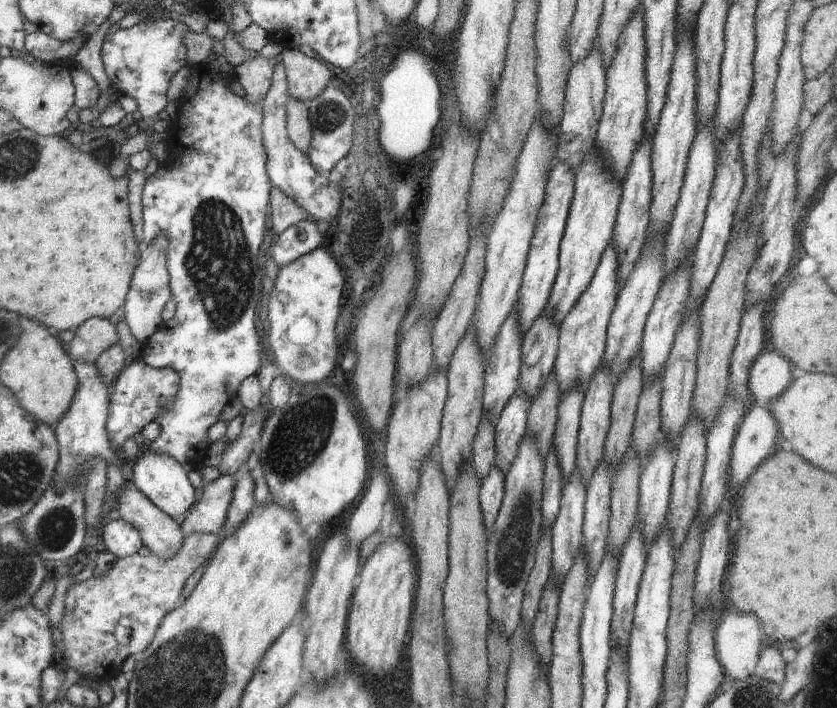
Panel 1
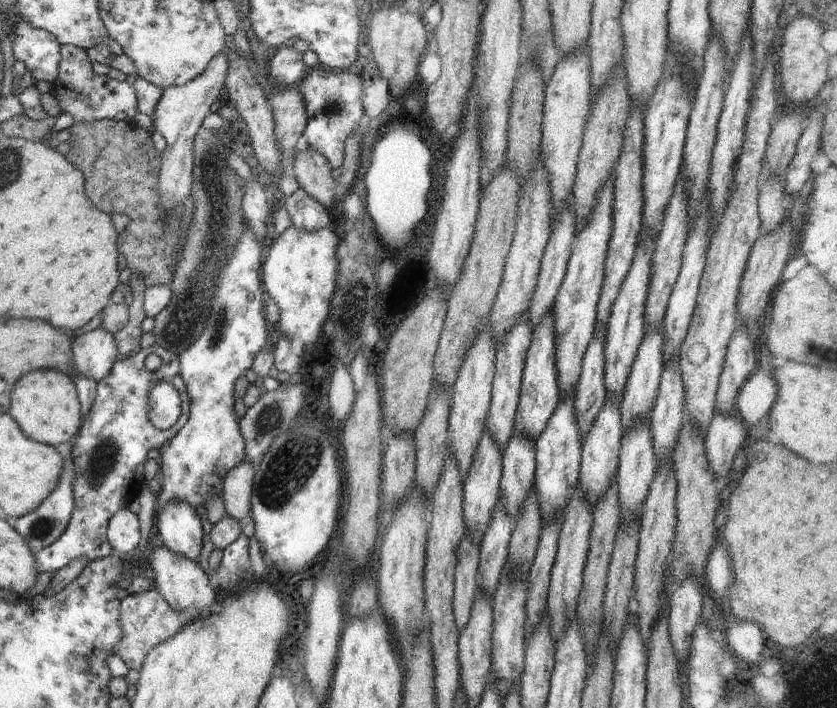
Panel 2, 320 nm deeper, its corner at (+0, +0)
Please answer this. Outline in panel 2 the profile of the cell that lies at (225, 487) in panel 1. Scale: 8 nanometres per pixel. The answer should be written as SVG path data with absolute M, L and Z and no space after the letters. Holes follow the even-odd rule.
M248 461L230 469L223 482L223 503L228 516L244 520L251 514L251 494L255 467Z

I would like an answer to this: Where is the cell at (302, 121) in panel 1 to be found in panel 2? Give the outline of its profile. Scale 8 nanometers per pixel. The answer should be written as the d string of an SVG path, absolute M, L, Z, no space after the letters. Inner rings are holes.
M310 146L304 150L304 152L297 153L292 152L293 155L296 155L296 161L293 168L293 175L296 177L296 180L299 182L300 188L304 189L312 198L315 198L320 204L323 204L327 210L331 209L336 201L337 197L335 195L334 181L332 177L331 166L327 161L327 158L322 156L319 152L316 152Z

